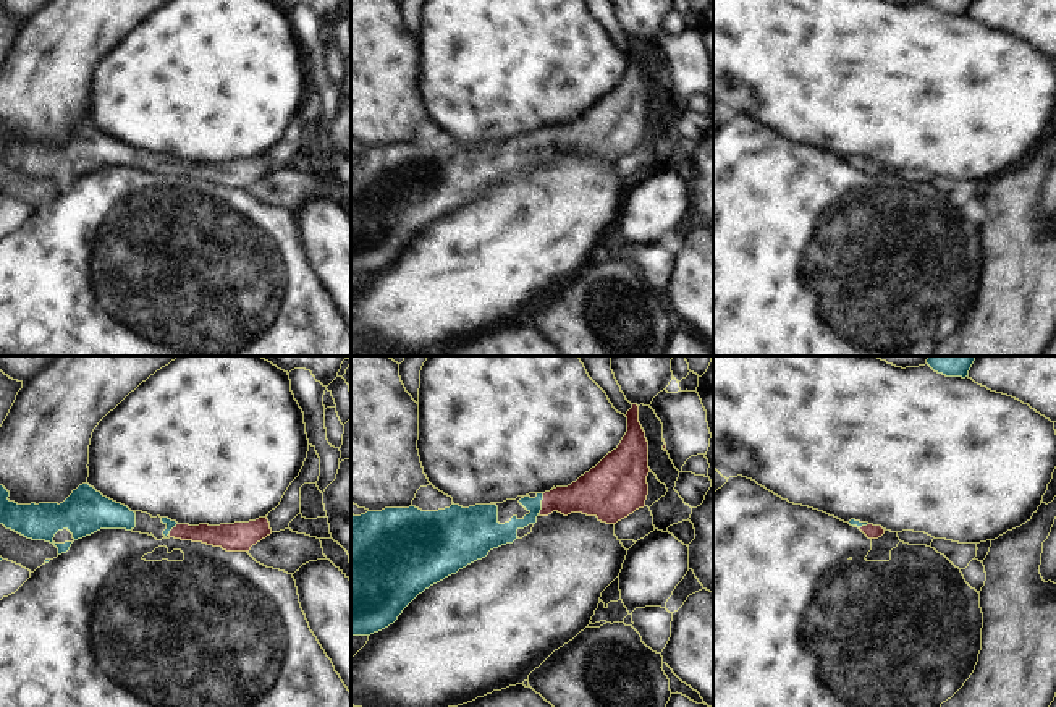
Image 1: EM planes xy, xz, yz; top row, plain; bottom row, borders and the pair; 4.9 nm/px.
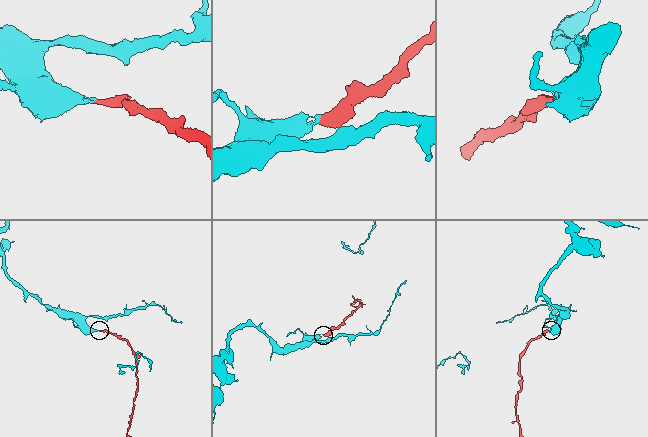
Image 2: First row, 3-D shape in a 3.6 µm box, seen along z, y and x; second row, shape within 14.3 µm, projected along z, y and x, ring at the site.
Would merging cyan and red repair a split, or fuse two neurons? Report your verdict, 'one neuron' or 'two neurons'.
one neuron

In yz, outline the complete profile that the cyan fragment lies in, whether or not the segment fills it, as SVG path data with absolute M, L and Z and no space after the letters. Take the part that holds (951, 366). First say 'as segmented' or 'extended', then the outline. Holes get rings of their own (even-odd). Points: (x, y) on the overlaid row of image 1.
as segmented | M930 356L927 364L946 377L969 377L975 356Z

